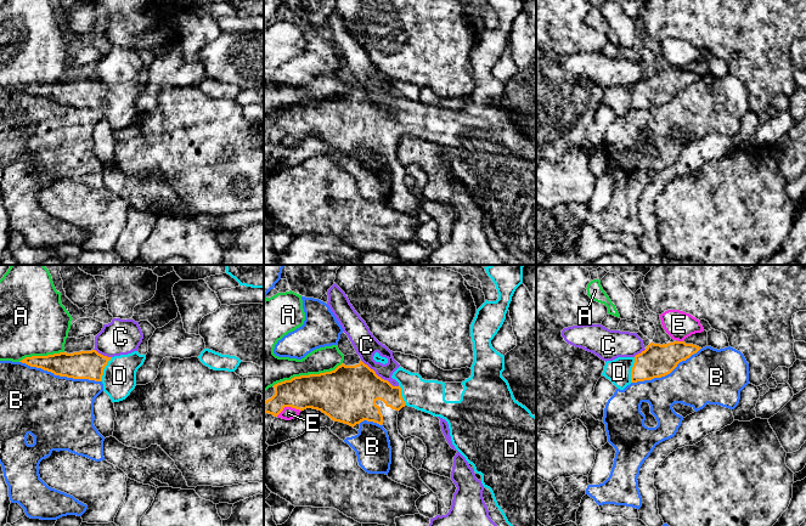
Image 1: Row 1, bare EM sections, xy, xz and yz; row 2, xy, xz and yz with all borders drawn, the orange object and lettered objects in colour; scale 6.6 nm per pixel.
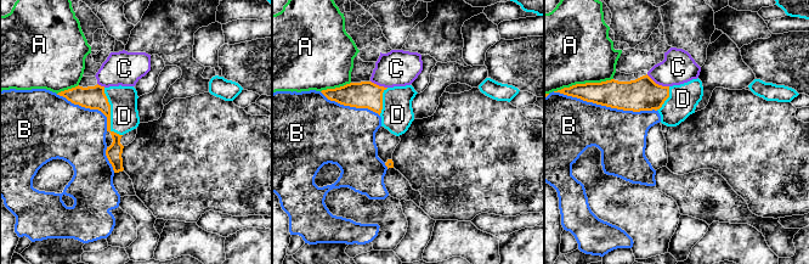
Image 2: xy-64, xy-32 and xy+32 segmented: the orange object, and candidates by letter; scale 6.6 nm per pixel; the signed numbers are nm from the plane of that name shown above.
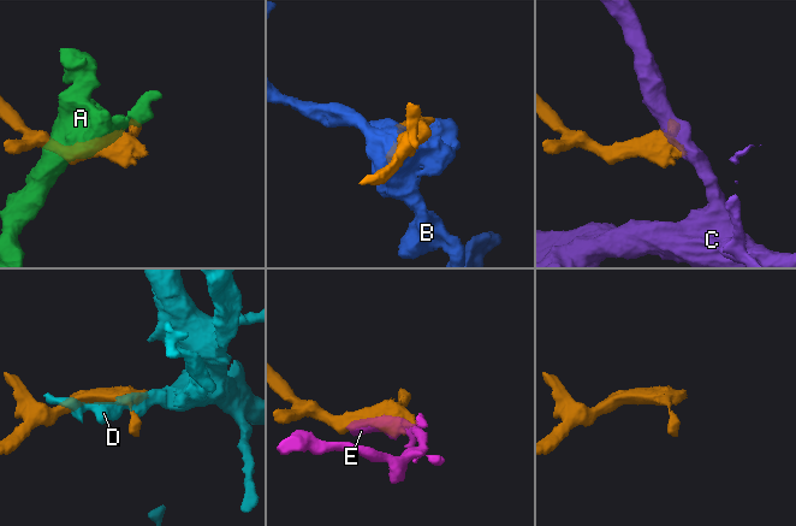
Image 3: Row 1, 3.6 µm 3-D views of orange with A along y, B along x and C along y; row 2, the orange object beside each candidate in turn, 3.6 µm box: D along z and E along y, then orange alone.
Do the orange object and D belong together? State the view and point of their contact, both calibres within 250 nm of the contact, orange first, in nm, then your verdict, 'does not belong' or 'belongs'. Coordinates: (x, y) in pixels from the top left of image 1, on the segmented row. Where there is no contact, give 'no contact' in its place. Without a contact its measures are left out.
contact xy (103, 368); calibres 190 and 220 nm; belongs

